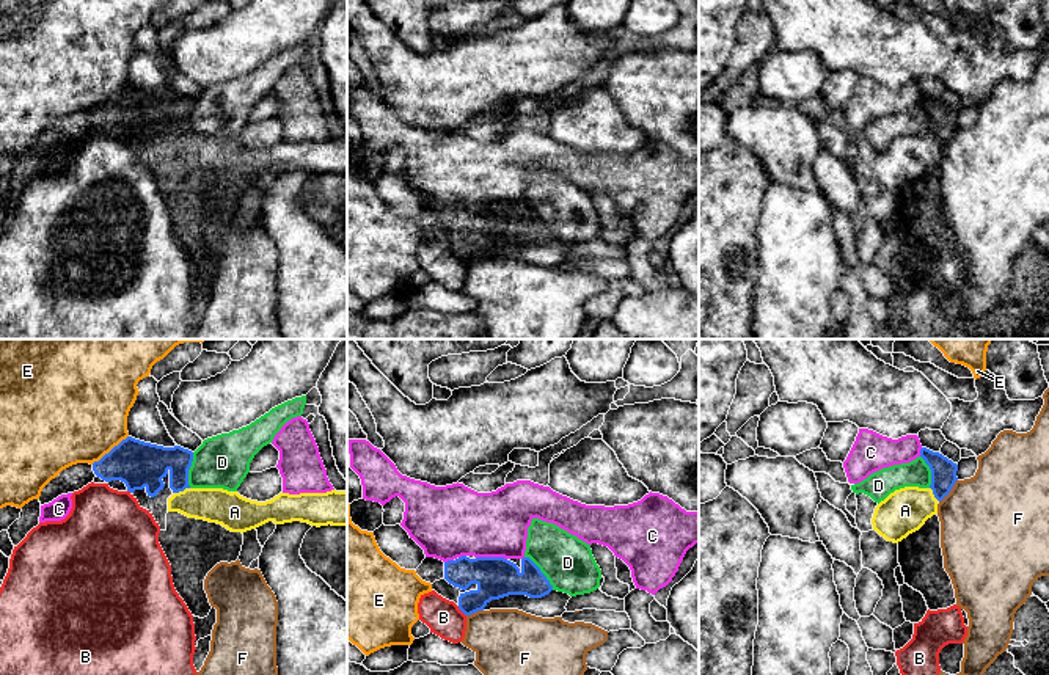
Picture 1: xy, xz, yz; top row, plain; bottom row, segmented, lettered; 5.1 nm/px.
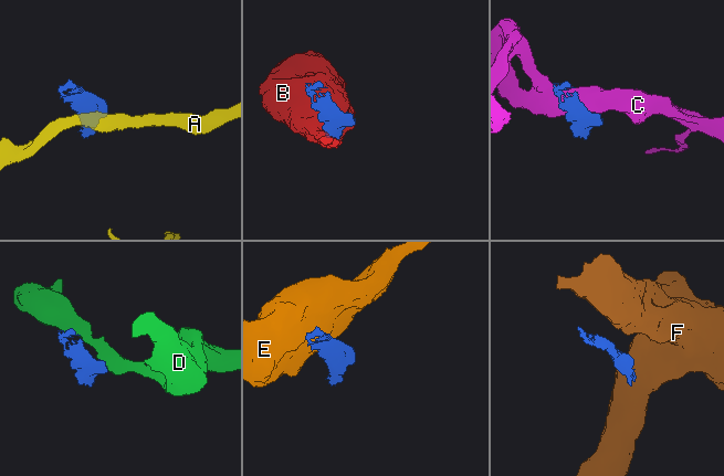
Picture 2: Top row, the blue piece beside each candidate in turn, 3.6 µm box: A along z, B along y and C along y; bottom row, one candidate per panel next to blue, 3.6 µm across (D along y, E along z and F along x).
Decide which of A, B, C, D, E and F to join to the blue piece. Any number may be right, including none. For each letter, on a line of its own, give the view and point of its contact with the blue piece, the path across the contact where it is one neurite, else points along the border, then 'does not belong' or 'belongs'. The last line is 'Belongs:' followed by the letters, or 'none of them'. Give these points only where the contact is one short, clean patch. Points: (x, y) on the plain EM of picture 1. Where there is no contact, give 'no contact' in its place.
A: meets blue in xy at (181, 138); border along xy (189, 135), (175, 142); does not belong
B: meets blue in xz at (460, 258); does not belong
C: meets blue in xz at (492, 206); does not belong
D: meets blue in xz at (540, 220); border along xz (525, 204), (539, 217), (553, 237); does not belong
E: meets blue in xy at (110, 99); border along xy (127, 83), (91, 112); does not belong
F: meets blue in yz at (950, 137); does not belong
Belongs: none of them

